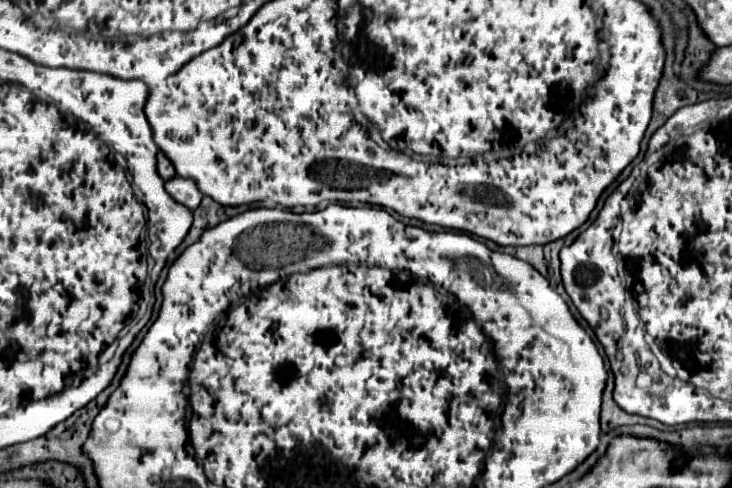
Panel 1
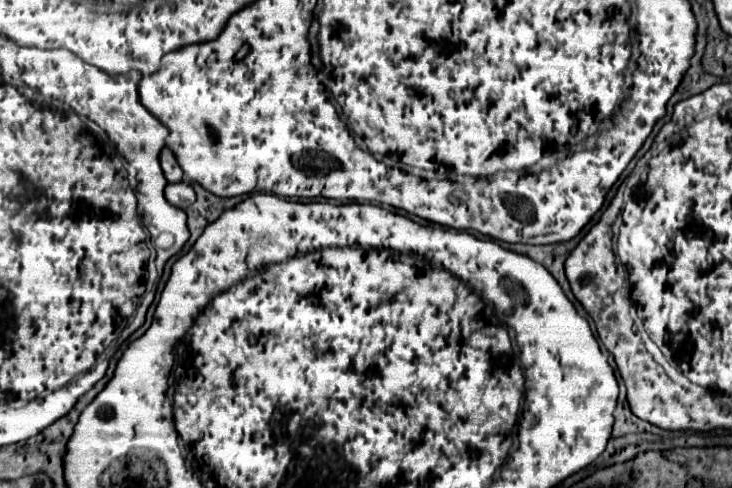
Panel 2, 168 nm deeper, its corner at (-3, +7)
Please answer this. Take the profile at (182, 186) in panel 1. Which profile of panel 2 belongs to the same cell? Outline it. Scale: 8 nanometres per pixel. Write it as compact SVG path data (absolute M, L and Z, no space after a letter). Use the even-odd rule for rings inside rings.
M187 182L167 184L167 188L165 188L165 198L167 198L173 206L187 210L187 208L195 202L195 190L193 190L193 186L187 184Z

